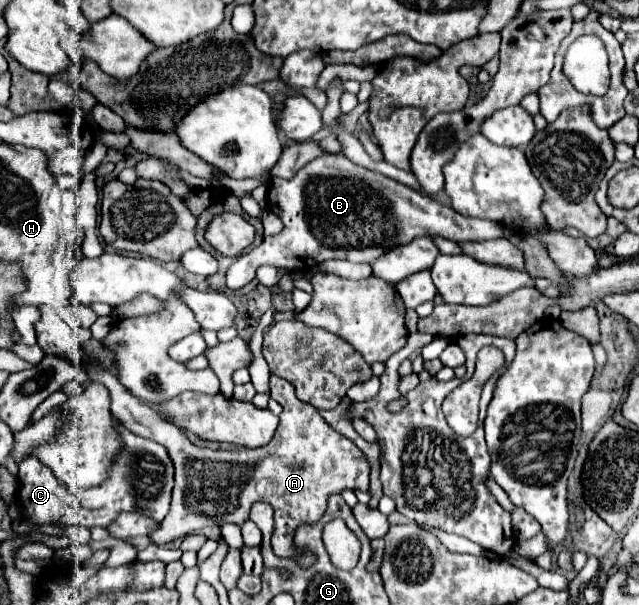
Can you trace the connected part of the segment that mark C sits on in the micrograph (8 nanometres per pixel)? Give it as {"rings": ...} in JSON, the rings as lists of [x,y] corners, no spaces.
{"rings":[[[124,425],[116,427],[122,439],[122,447],[116,451],[108,469],[106,481],[90,487],[78,495],[70,493],[52,471],[36,457],[28,457],[18,463],[18,491],[16,503],[22,517],[34,525],[80,525],[80,527],[108,527],[122,511],[144,511],[156,523],[160,523],[170,507],[170,495],[174,487],[174,467],[168,453],[158,443],[138,437]]]}

